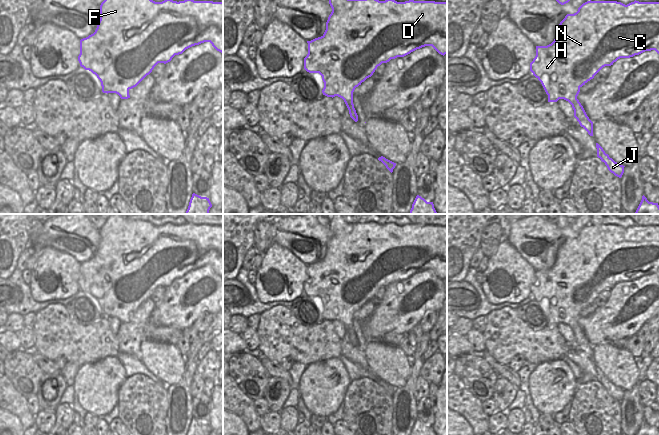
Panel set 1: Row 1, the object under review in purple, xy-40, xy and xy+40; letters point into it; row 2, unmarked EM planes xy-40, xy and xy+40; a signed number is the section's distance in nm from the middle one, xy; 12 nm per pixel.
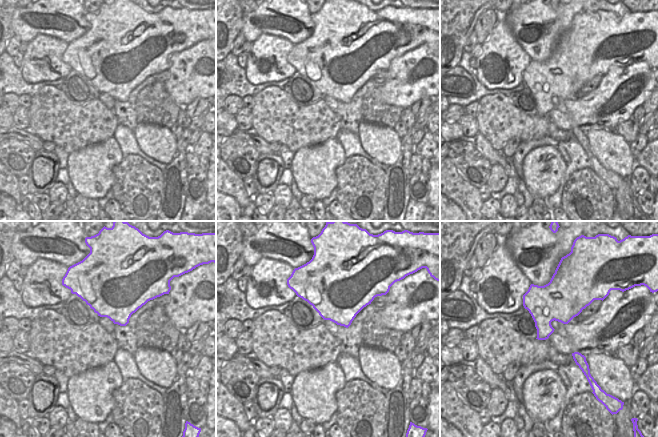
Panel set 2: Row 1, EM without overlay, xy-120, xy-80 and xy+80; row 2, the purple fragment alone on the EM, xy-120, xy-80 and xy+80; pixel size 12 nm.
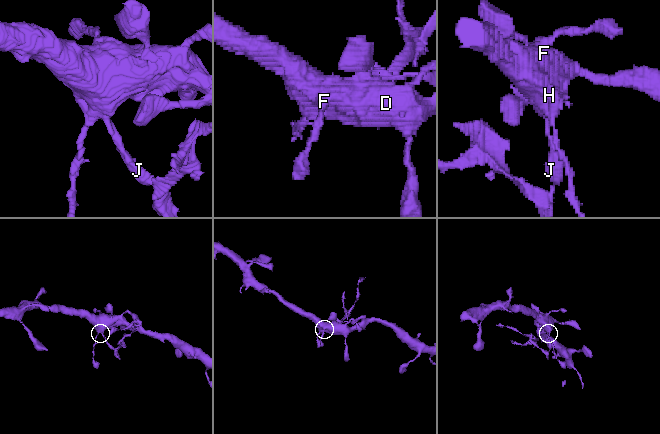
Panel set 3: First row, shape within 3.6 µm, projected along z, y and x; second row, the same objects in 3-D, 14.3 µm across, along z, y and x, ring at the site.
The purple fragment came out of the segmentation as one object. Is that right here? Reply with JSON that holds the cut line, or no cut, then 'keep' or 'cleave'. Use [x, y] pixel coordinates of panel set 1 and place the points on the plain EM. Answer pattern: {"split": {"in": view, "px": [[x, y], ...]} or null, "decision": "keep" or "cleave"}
{"split": {"in": "xy", "px": [[352, 322], [347, 331]]}, "decision": "cleave"}

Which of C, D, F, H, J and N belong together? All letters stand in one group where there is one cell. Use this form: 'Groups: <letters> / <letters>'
Groups: C D F H N / J.

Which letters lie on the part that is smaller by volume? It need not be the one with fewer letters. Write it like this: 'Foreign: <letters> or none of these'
Foreign: J.

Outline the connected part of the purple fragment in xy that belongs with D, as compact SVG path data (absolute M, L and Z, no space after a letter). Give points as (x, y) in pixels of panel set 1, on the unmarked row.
M332 214L329 228L332 236L324 258L307 265L304 293L319 297L324 306L323 319L340 321L347 331L355 312L371 301L382 287L425 270L432 270L443 280L447 278L447 226L348 223L346 217Z

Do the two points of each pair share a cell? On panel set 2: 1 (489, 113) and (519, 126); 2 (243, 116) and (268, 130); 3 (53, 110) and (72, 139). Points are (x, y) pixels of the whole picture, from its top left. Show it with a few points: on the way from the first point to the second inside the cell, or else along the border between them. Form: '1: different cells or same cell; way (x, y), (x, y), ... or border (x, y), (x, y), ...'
1: same cell; way (496, 117), (501, 121), (510, 121), (512, 123)
2: different cells; border (250, 109), (252, 127)
3: same cell; way (57, 117), (71, 132)

